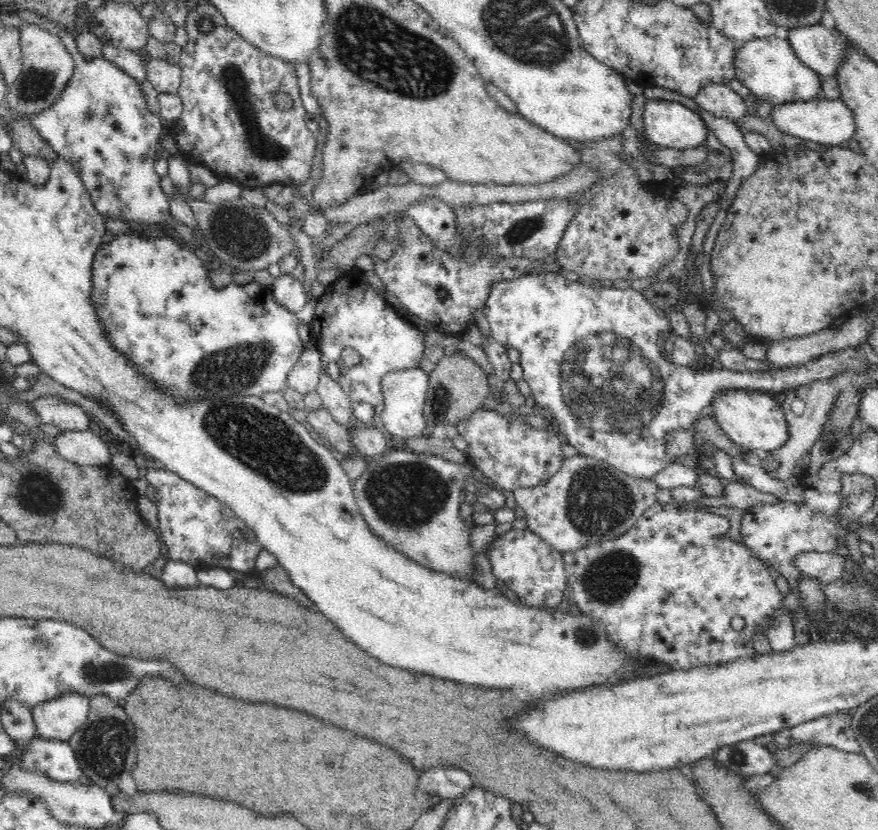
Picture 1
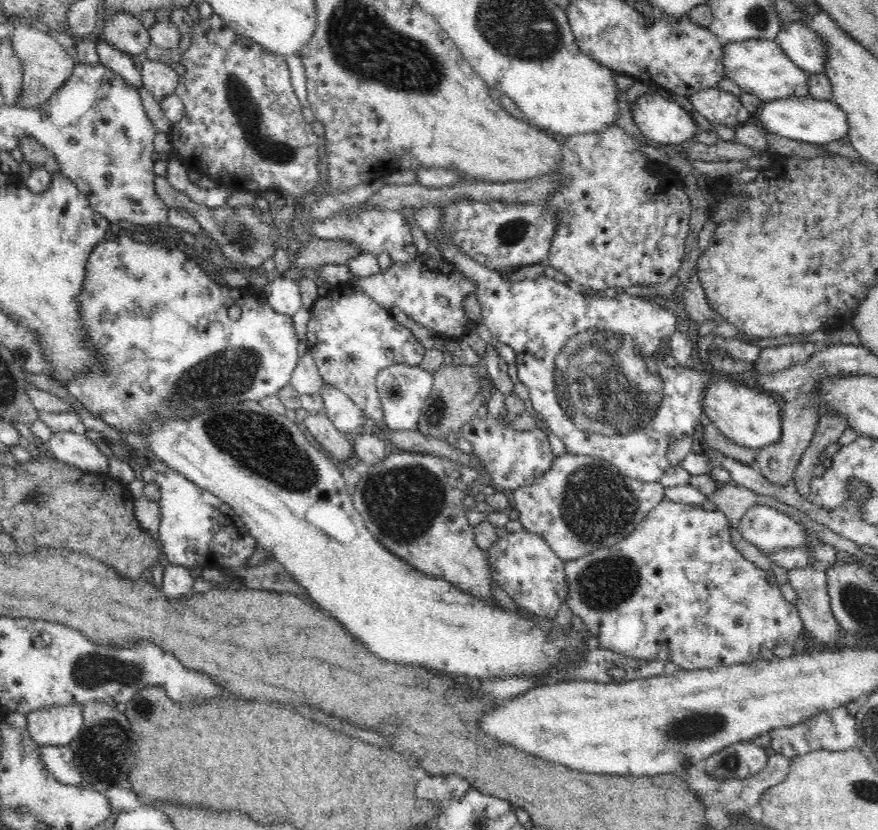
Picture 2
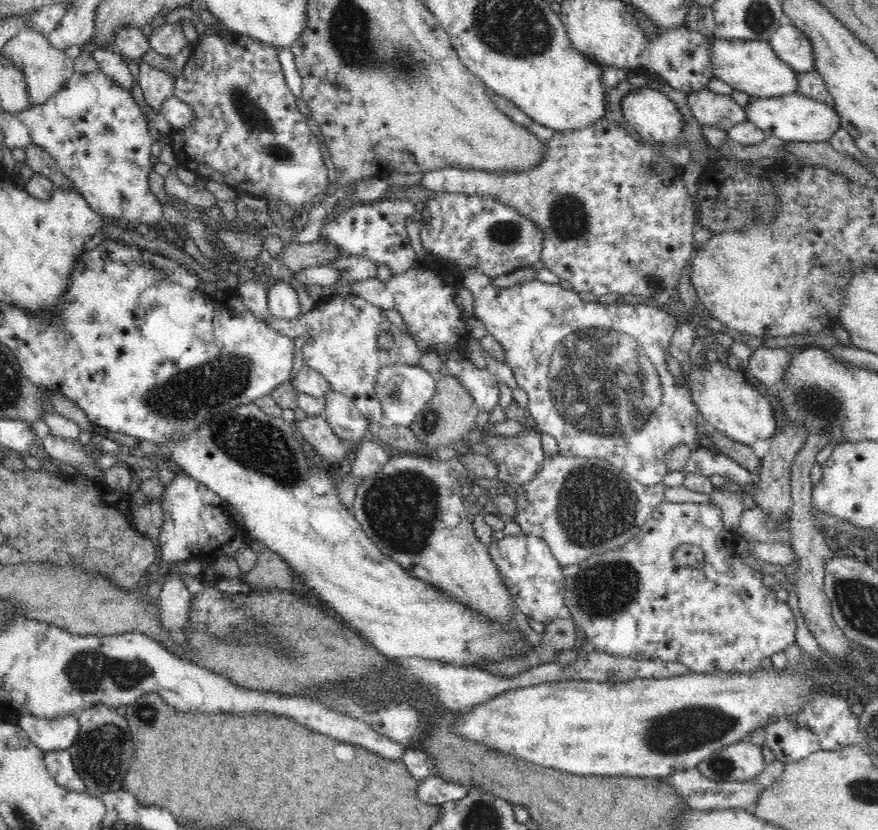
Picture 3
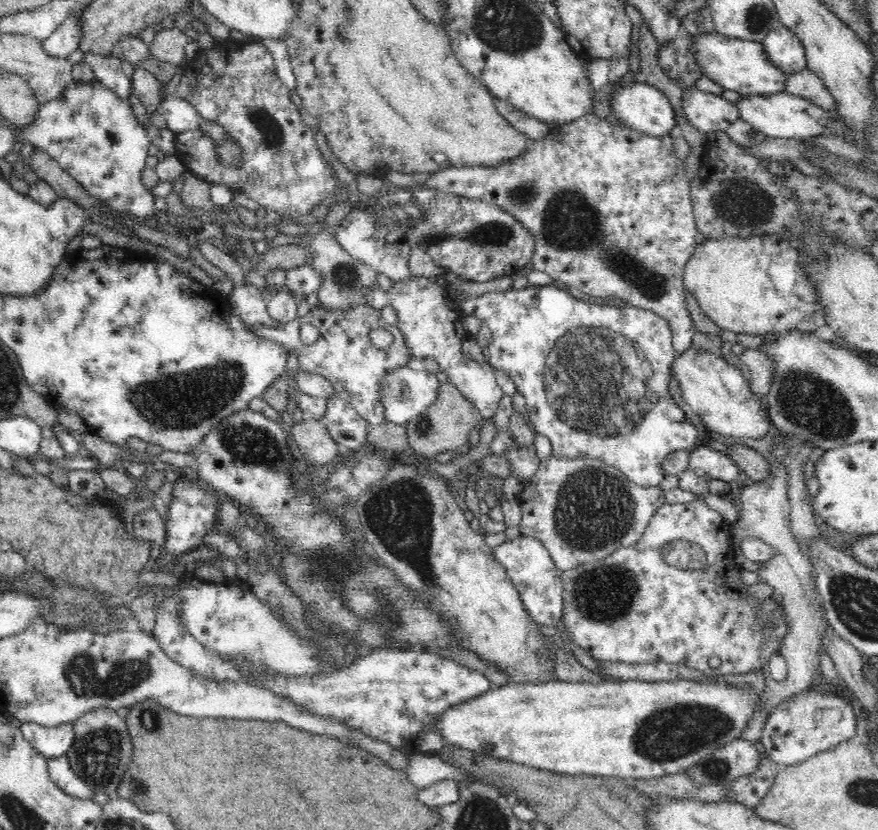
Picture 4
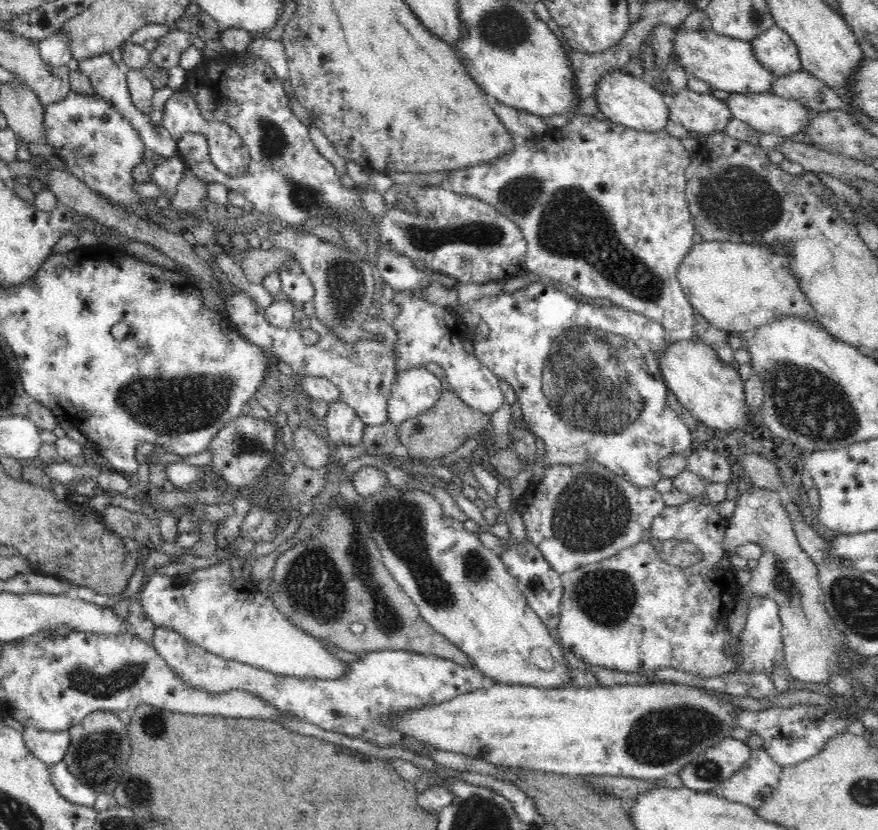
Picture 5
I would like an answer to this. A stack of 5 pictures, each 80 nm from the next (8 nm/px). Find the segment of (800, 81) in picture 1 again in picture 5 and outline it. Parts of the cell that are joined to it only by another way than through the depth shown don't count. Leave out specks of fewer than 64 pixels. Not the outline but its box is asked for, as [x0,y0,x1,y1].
[672,26,776,94]

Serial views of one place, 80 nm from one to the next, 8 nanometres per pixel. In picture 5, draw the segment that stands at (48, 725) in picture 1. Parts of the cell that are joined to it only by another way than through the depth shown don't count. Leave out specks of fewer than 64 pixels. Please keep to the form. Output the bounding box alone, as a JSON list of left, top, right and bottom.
[23,726,71,767]

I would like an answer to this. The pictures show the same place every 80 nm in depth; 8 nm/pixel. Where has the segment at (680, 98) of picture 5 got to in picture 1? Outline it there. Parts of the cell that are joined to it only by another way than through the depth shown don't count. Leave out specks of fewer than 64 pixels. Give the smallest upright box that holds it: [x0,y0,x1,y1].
[694,84,749,122]

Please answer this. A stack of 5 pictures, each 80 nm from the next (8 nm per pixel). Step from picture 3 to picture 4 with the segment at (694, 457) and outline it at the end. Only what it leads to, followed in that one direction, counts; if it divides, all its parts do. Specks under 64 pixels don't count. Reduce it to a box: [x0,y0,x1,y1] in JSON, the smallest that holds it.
[688,448,745,483]

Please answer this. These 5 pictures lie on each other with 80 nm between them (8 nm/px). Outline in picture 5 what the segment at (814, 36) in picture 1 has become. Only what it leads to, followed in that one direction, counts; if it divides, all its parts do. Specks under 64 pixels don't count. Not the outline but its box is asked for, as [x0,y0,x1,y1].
[749,25,801,75]

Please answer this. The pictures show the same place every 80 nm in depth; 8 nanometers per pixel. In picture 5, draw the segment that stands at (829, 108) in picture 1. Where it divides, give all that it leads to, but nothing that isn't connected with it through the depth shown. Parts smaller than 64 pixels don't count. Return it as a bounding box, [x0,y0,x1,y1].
[725,92,816,137]

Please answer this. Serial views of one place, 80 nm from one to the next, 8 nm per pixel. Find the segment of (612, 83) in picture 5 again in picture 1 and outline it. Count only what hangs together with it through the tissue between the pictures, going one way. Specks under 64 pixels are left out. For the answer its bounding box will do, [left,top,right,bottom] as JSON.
[644,99,709,149]

